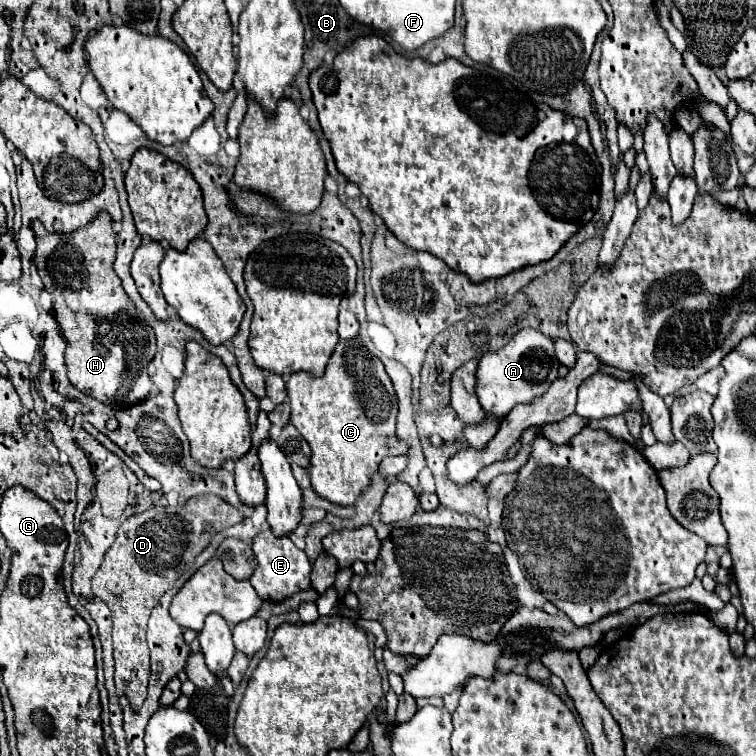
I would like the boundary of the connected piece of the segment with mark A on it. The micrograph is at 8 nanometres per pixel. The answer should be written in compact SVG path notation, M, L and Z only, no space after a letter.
M522 329L506 347L480 357L476 393L488 415L506 417L516 403L530 403L542 395L558 377L558 367L560 361L554 355L554 339L536 329Z

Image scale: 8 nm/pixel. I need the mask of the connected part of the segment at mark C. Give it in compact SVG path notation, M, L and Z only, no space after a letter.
M358 339L340 341L322 377L304 371L290 375L286 383L290 399L290 423L312 449L312 487L324 499L348 507L370 485L378 465L388 455L404 455L406 443L396 437L398 401L382 361Z

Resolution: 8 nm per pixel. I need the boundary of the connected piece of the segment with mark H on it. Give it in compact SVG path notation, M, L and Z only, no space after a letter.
M102 211L88 227L78 229L68 235L48 233L40 221L32 221L32 229L36 233L36 265L38 273L44 281L44 289L54 297L54 313L60 325L60 331L68 343L66 347L66 367L70 383L82 391L98 399L100 403L112 409L126 409L134 403L146 399L152 391L152 381L148 377L148 363L156 353L154 331L142 321L142 315L128 299L126 291L120 285L120 279L114 275L114 259L116 259L116 233L112 231L112 219L106 211Z

